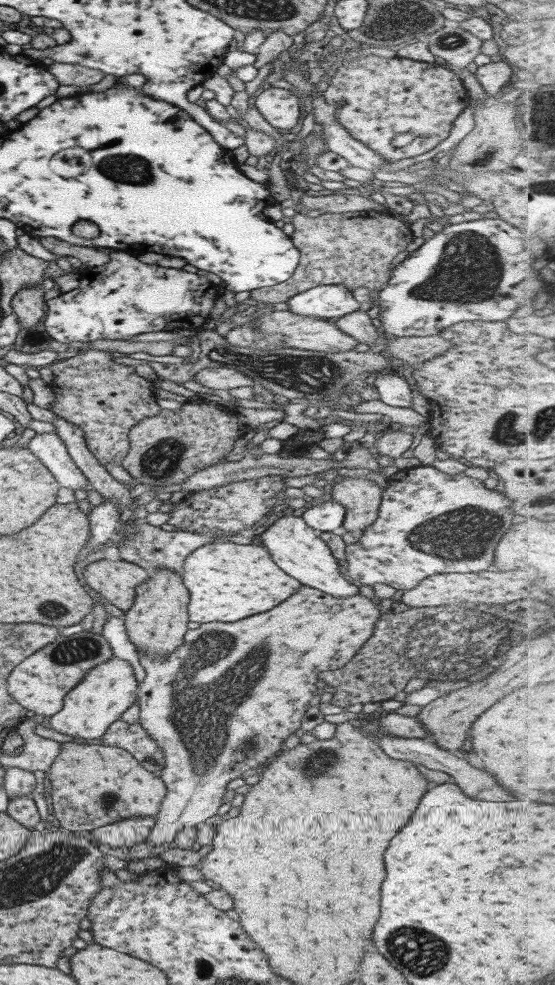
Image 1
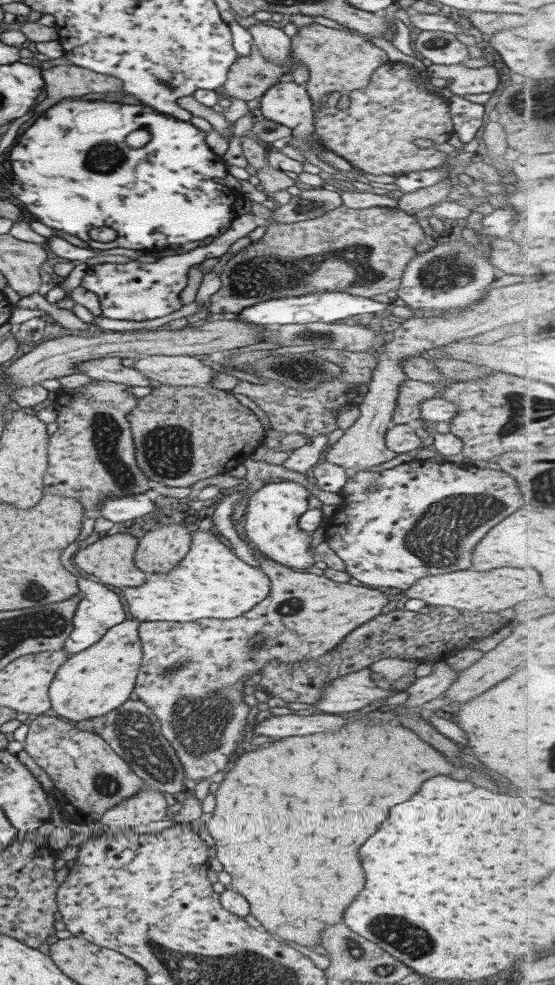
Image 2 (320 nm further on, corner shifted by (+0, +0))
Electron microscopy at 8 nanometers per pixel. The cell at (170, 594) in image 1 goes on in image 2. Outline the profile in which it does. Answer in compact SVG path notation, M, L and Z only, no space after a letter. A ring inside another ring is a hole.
M177 519L165 520L164 525L138 538L134 552L135 566L145 574L171 570L190 547L191 527Z

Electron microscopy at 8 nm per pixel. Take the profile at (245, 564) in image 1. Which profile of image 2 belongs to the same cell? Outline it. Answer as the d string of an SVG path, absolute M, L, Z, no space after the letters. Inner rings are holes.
M190 529L190 547L179 564L167 574L149 573L142 585L120 588L129 616L140 622L230 619L252 609L267 596L270 580L255 567L233 556L217 535Z

